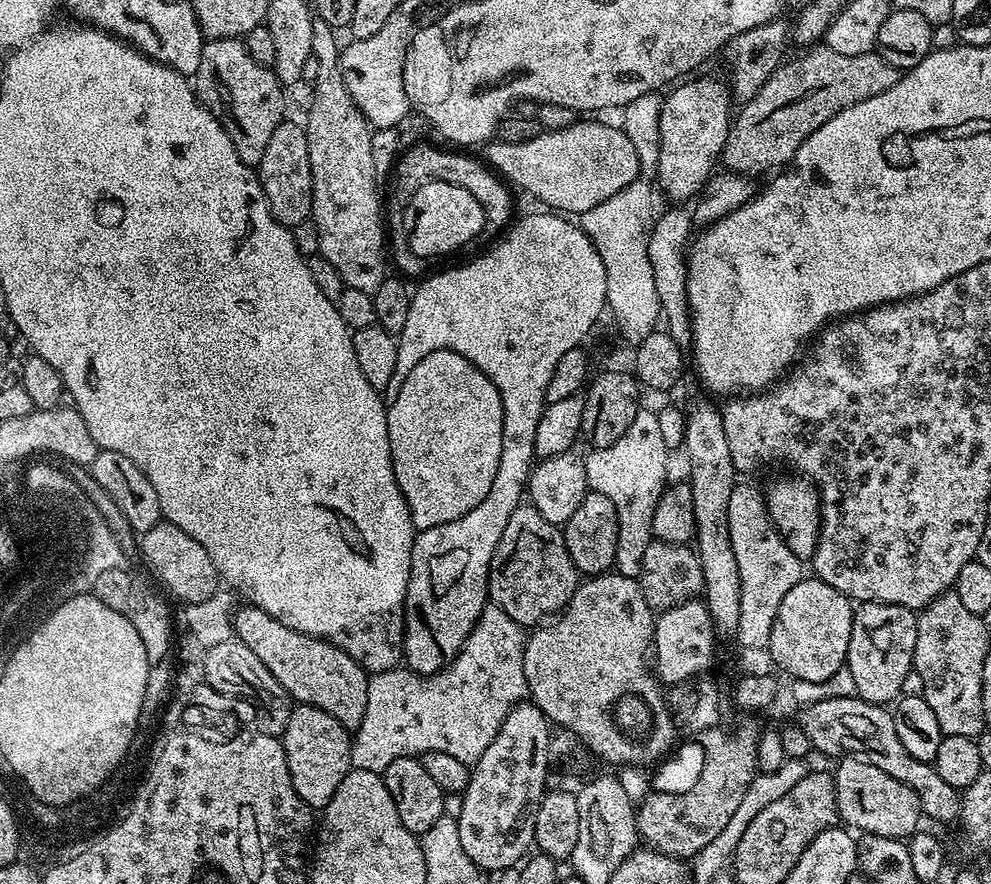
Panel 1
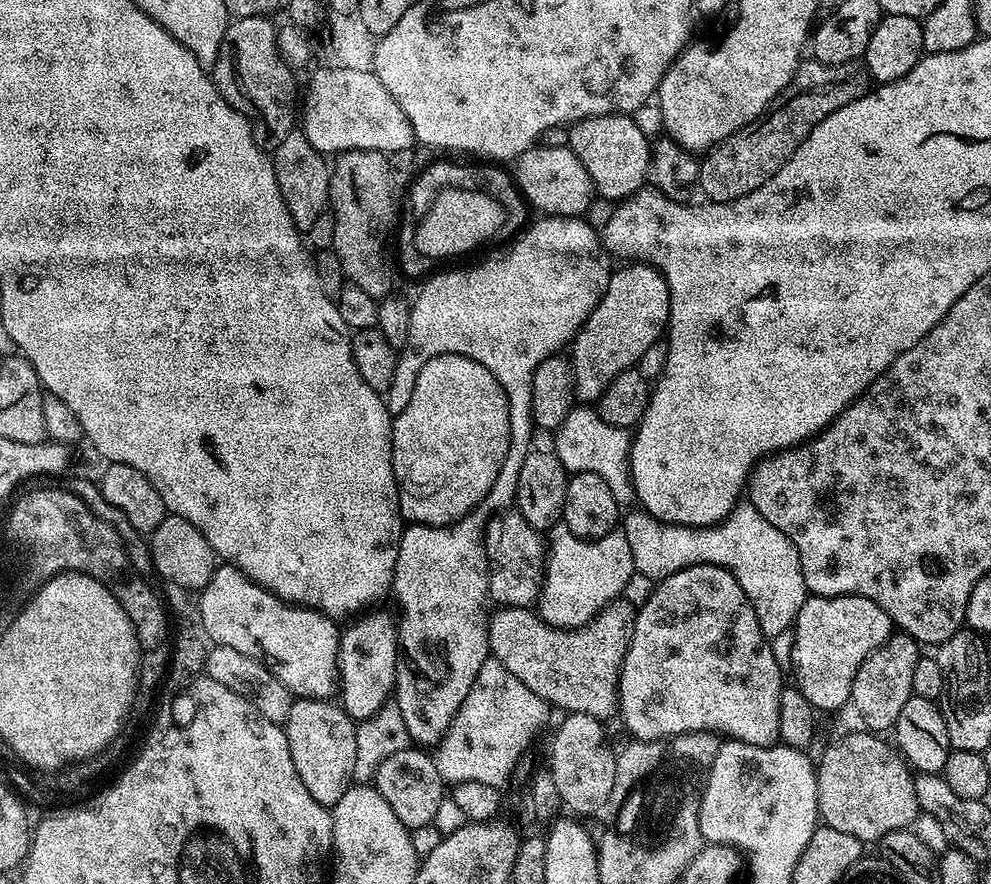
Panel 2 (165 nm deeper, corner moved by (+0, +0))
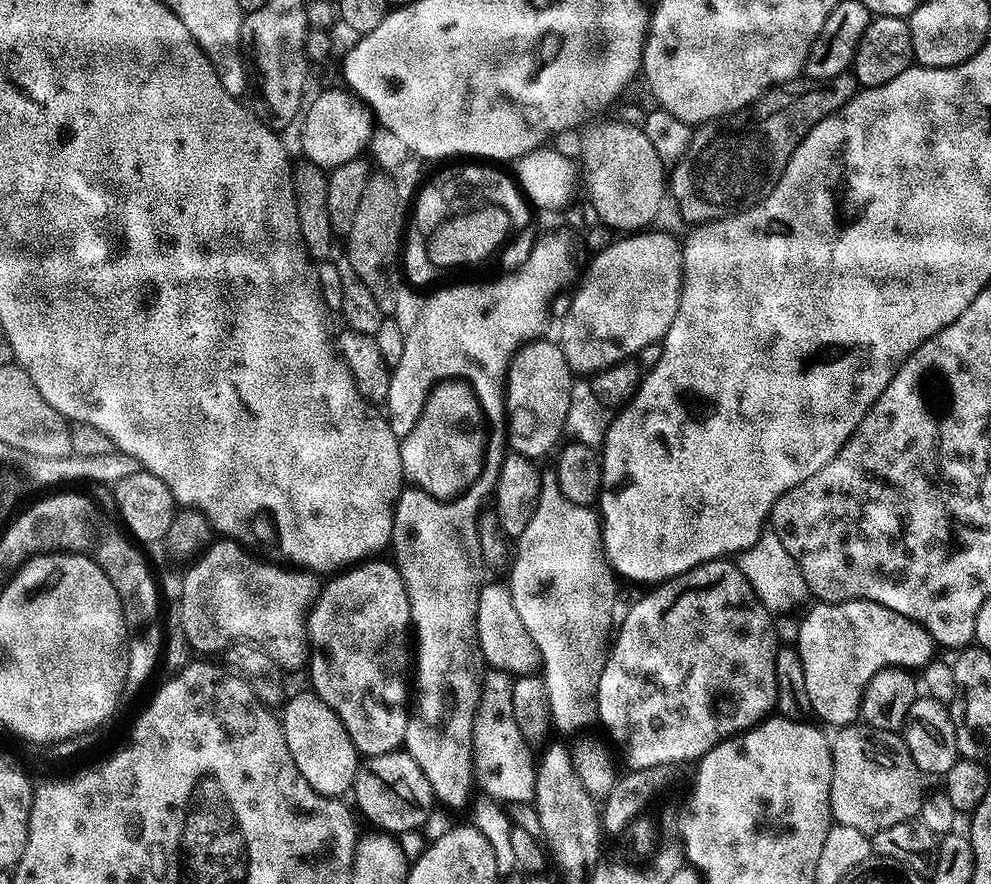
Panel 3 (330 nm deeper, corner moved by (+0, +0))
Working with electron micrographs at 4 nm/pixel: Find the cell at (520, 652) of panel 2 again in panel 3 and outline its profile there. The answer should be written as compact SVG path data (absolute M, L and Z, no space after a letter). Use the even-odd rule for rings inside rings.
M485 583L481 587L476 611L476 637L483 663L489 669L507 672L515 678L533 675L541 667L540 651L534 646L530 634L526 634L526 626L522 626L522 618L518 618L518 610L514 610L510 594L503 583Z

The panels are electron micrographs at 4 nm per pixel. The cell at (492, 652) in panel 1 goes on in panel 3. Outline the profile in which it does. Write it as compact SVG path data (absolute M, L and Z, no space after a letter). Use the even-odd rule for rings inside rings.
M488 670L483 673L480 701L472 727L472 771L475 783L483 795L508 806L531 804L536 798L536 767L530 752L532 750L514 722L514 706L510 703L512 682L513 677L507 672Z

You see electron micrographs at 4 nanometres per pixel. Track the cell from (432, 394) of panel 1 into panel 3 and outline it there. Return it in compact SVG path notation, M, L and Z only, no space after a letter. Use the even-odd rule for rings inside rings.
M439 381L429 391L414 429L401 439L399 453L405 481L438 500L455 499L483 473L484 442L476 431L480 406L475 394L465 381Z

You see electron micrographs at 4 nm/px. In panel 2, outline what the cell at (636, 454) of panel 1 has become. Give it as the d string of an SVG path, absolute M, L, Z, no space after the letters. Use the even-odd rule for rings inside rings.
M586 404L575 405L559 425L554 436L553 455L562 462L565 471L586 472L598 475L610 487L616 503L626 506L635 499L632 476L629 470L631 433L620 427L610 426L600 417L597 409Z

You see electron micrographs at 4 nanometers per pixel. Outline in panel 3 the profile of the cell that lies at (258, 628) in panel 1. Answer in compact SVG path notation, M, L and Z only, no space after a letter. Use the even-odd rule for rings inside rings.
M227 538L213 539L210 550L195 561L196 568L180 584L182 630L186 630L188 645L200 654L219 653L230 644L247 642L256 644L285 673L296 672L305 667L310 655L308 643L308 612L318 591L318 580L313 573L295 566L285 566L267 559L255 560L245 545Z

